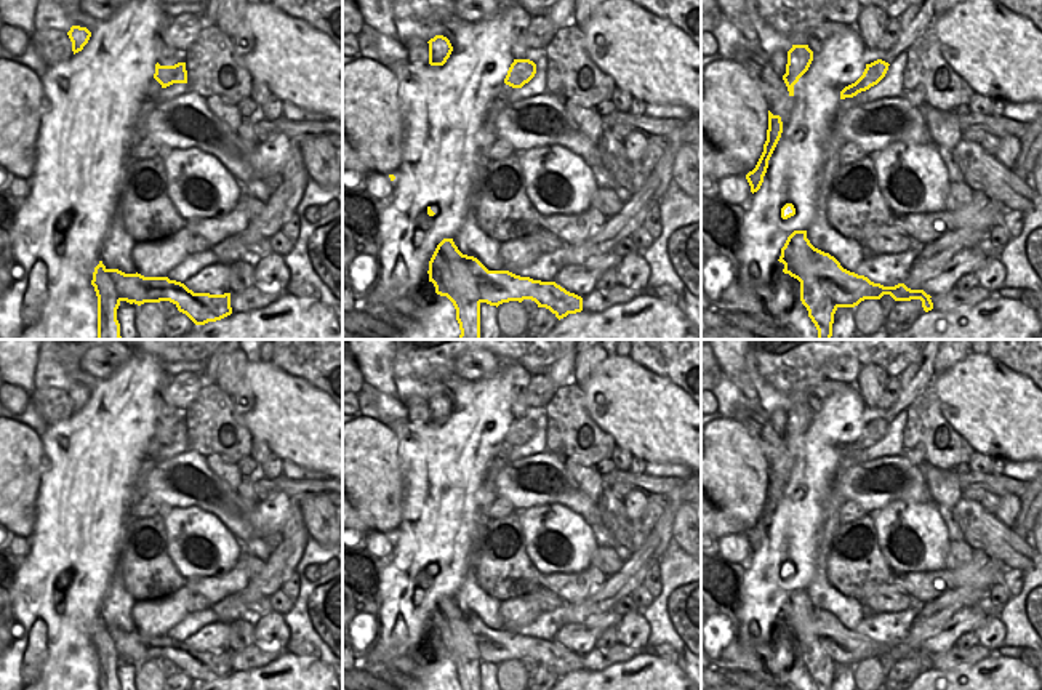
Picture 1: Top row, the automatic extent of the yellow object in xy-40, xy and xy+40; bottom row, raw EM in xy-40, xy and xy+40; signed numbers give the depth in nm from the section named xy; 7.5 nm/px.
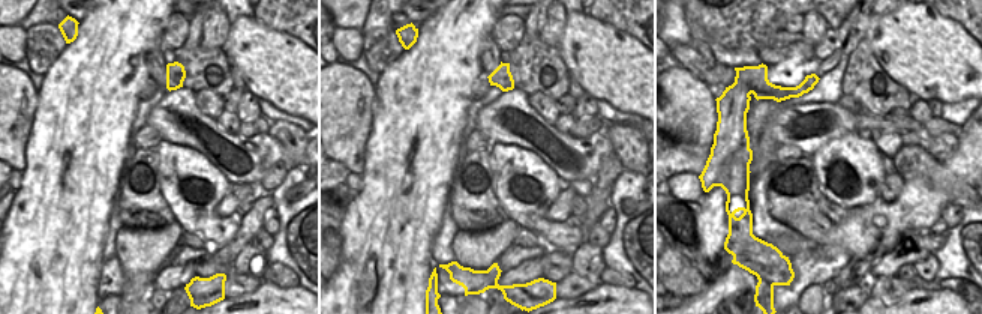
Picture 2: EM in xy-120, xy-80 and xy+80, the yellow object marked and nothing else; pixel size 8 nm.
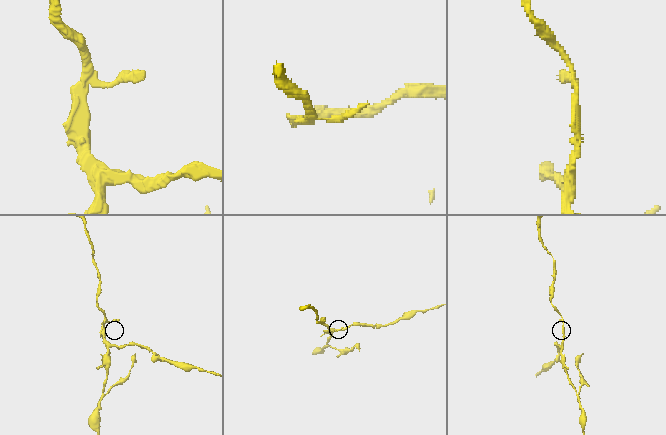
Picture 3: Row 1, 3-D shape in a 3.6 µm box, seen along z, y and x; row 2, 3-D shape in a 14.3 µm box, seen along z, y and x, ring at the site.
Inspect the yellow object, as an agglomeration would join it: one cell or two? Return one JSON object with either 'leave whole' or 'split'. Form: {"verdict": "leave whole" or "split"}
{"verdict": "split"}

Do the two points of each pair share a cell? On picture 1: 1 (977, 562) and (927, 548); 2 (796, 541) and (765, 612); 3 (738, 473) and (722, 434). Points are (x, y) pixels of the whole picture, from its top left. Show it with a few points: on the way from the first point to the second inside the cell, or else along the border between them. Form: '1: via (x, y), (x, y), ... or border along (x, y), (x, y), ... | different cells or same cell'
1: border along (945, 567), (933, 572) | different cells
2: via (801, 559), (801, 572), (778, 594) | same cell
3: via (729, 463), (722, 457), (722, 444) | same cell

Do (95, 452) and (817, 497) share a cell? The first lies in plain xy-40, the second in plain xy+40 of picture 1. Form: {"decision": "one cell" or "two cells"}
{"decision": "one cell"}

